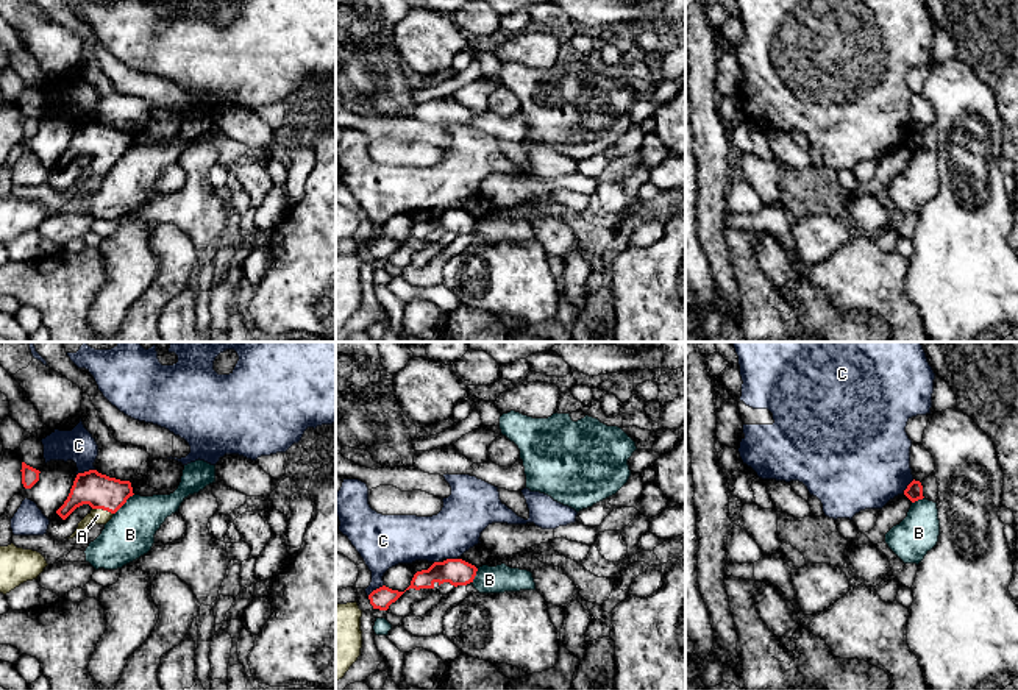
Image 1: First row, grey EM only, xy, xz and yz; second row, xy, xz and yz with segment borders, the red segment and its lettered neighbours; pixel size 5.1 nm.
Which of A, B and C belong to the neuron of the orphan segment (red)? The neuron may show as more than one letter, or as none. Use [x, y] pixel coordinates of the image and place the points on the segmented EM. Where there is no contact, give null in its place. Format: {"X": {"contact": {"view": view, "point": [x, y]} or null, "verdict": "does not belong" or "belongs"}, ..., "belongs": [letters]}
{"A": {"contact": {"view": "xy", "point": [103, 509]}, "verdict": "belongs"}, "B": {"contact": {"view": "xy", "point": [124, 503]}, "verdict": "does not belong"}, "C": {"contact": {"view": "xy", "point": [85, 472]}, "verdict": "does not belong"}, "belongs": ["A"]}

